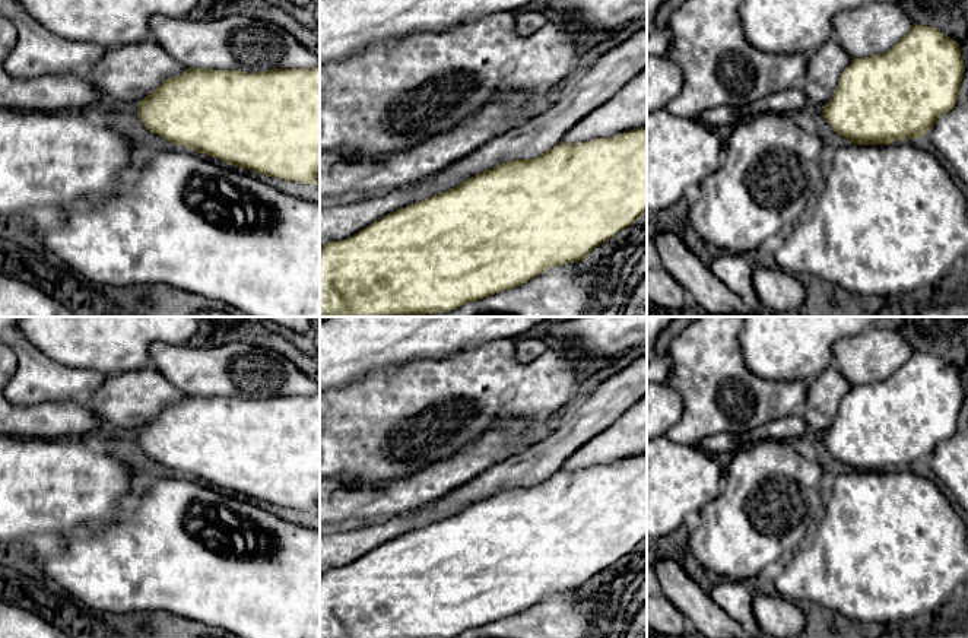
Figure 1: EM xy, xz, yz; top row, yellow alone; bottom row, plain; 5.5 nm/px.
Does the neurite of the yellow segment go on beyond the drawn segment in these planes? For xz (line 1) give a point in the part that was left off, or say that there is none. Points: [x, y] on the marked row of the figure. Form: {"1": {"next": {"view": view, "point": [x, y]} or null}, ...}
{"1": {"next": null}}

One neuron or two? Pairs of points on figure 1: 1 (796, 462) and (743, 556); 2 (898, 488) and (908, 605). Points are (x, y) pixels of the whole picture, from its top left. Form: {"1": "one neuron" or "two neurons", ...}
{"1": "one neuron", "2": "one neuron"}

